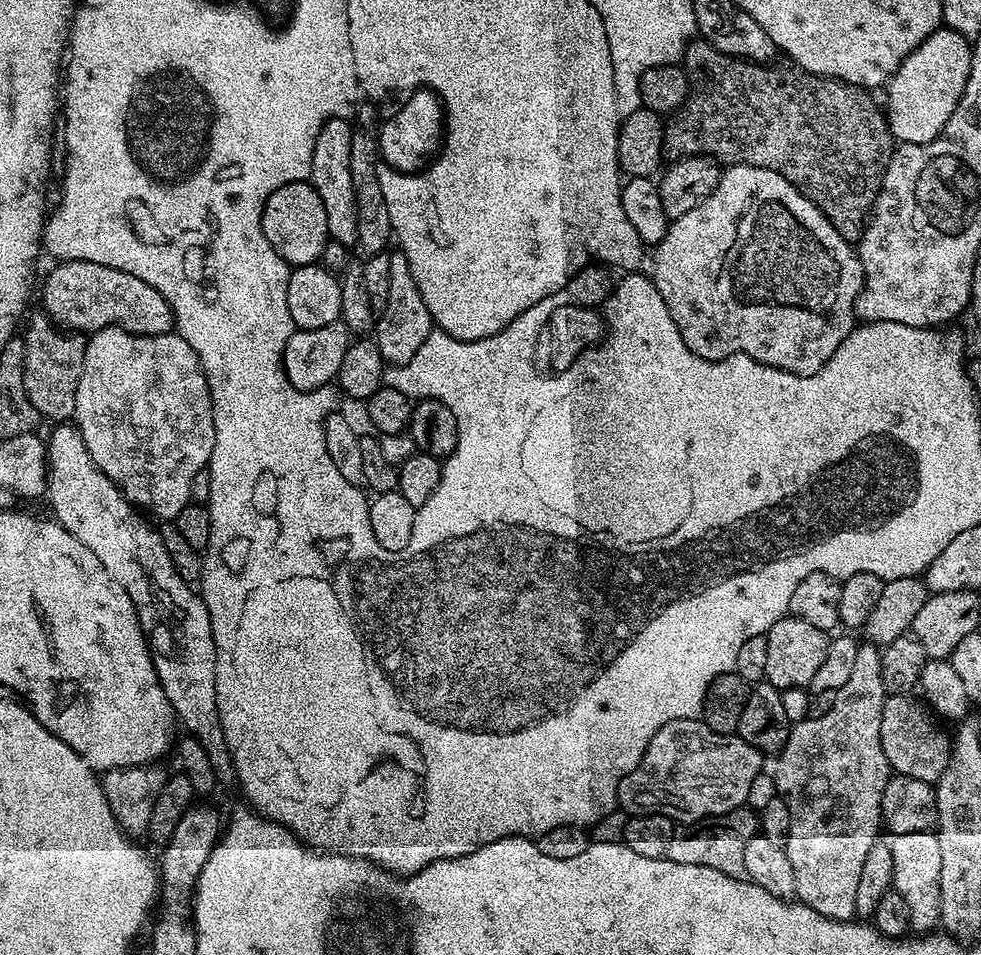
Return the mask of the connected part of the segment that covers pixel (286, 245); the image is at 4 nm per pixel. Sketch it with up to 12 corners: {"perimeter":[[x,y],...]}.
{"perimeter":[[308,180],[278,186],[260,225],[290,266],[317,263],[330,239]]}

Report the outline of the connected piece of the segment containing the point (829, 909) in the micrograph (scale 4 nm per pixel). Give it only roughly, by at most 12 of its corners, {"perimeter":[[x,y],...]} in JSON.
{"perimeter":[[881,649],[774,767],[795,899],[856,916],[882,832]]}

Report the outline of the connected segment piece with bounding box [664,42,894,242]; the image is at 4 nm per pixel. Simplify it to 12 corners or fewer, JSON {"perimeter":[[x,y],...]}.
{"perimeter":[[689,44],[672,158],[774,170],[859,241],[894,151],[867,88]]}

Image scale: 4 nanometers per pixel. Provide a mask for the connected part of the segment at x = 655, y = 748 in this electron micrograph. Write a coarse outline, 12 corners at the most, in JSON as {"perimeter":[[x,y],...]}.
{"perimeter":[[703,719],[666,722],[620,779],[634,816],[707,820],[765,767]]}

